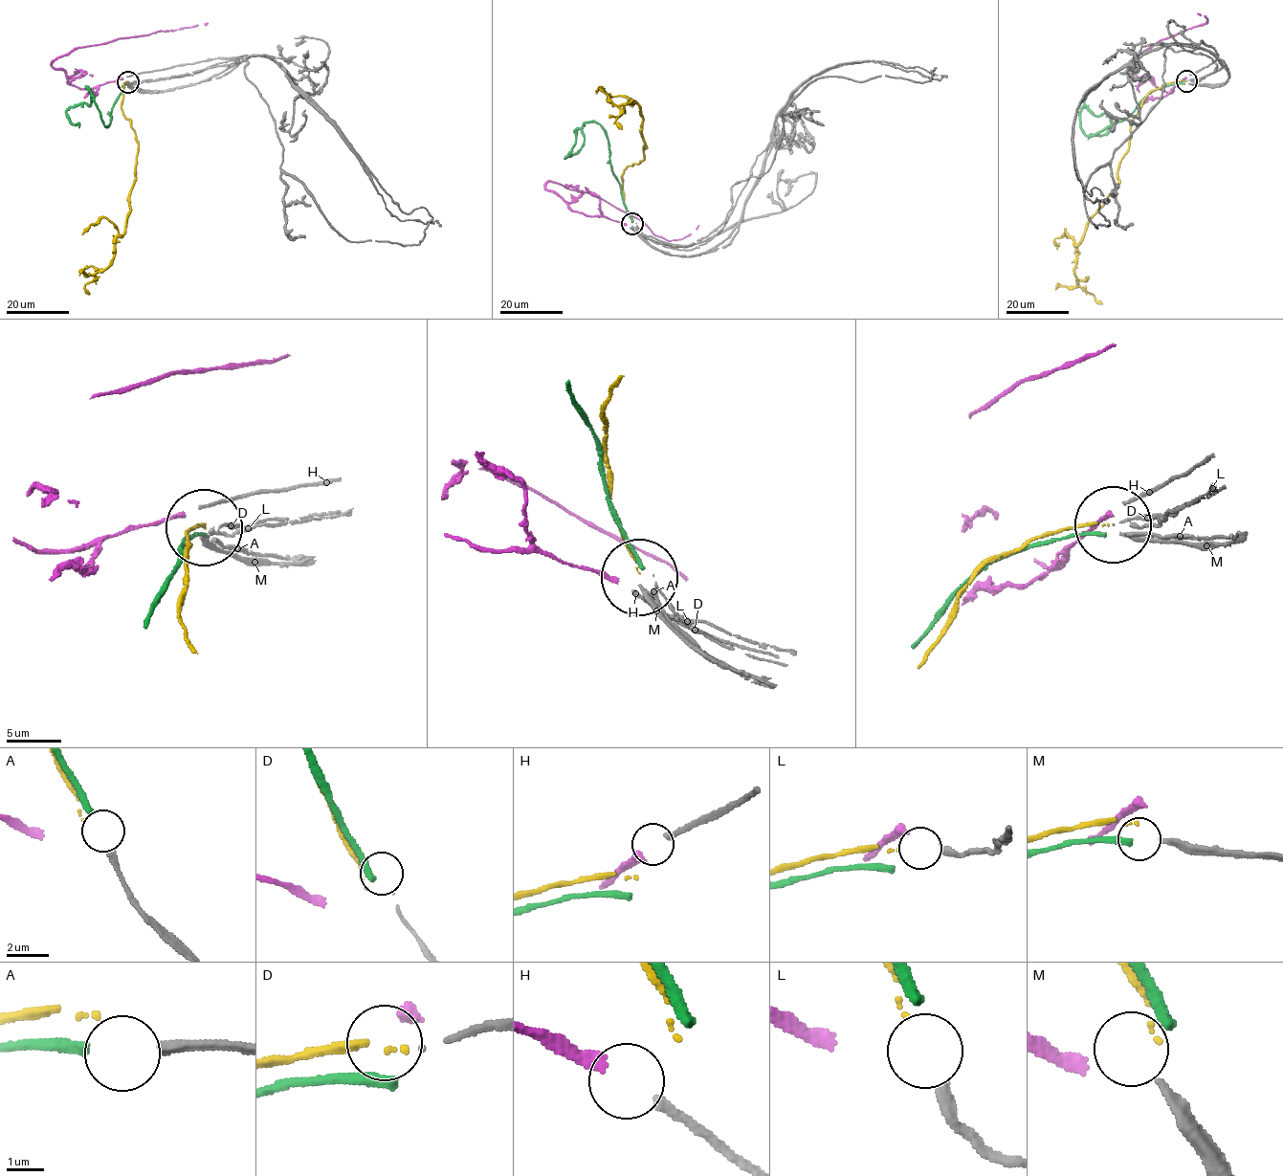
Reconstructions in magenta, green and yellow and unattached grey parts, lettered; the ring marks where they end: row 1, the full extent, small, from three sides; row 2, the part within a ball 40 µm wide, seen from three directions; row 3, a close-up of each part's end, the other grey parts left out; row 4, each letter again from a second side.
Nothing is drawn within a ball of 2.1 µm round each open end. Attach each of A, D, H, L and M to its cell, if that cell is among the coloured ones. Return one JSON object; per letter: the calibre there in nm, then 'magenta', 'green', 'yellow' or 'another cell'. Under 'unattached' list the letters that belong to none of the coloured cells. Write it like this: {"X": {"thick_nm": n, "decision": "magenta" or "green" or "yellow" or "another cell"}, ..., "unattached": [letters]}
{"A": {"thick_nm": 320, "decision": "green"}, "D": {"thick_nm": 100, "decision": "another cell"}, "H": {"thick_nm": 240, "decision": "another cell"}, "L": {"thick_nm": 320, "decision": "yellow"}, "M": {"thick_nm": 280, "decision": "another cell"}, "unattached": ["D", "H", "M"]}

